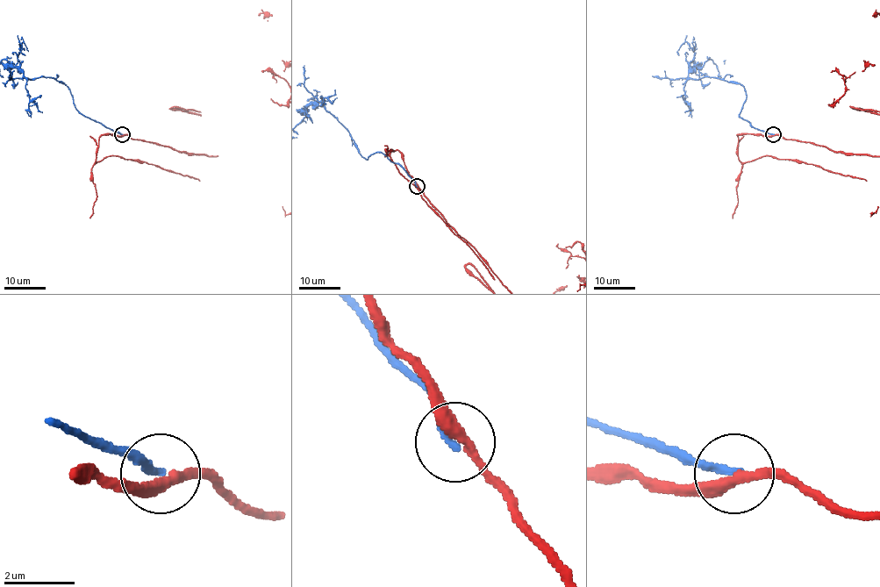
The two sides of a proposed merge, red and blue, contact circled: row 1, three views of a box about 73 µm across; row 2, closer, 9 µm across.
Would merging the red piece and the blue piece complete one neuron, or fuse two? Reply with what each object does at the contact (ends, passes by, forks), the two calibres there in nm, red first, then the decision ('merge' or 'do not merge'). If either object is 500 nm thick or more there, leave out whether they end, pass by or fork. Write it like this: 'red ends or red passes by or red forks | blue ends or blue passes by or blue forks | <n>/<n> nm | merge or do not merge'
red passes by | blue ends | 320/220 nm | merge

